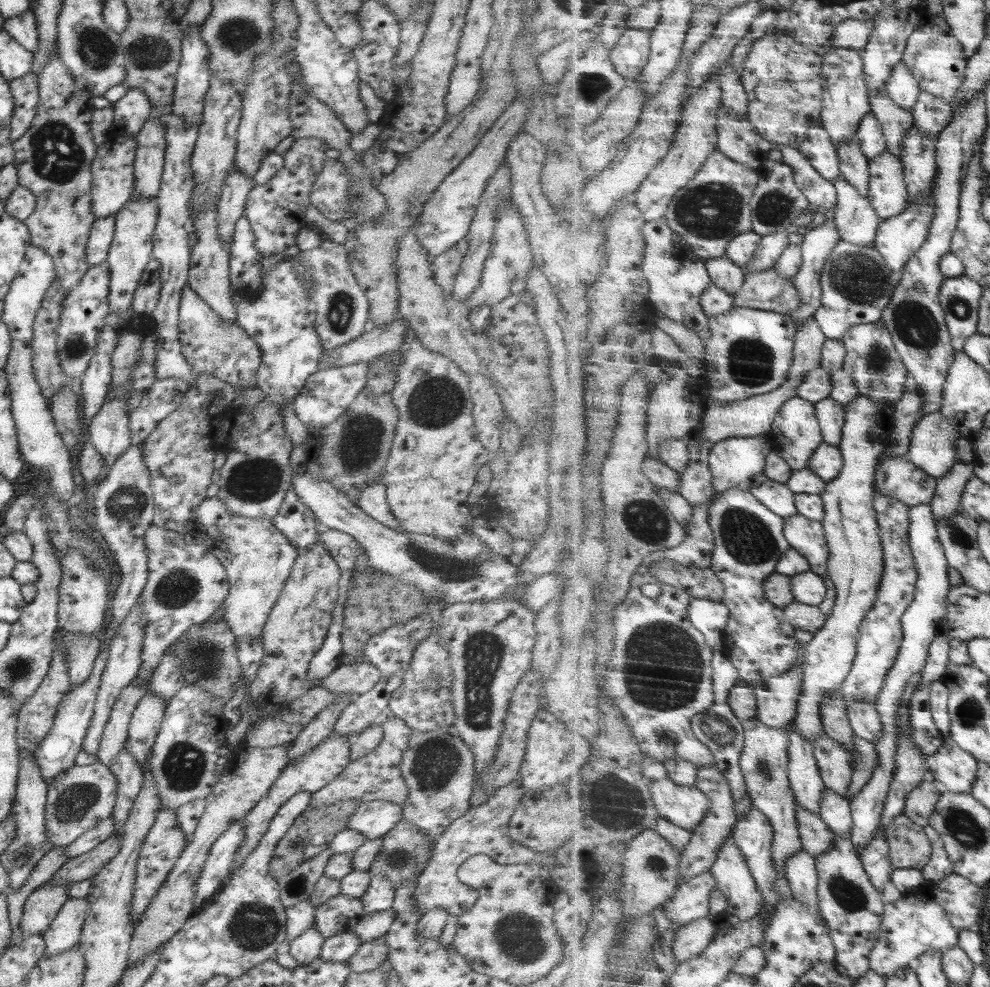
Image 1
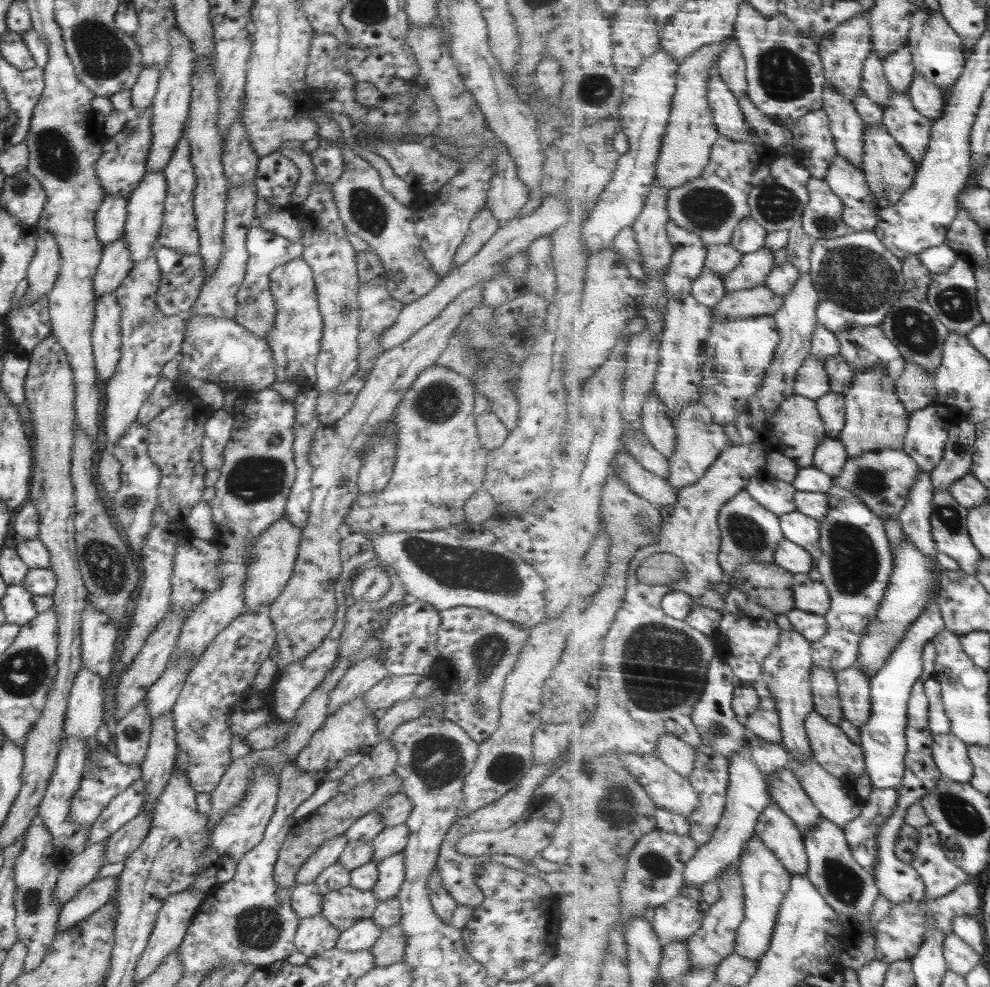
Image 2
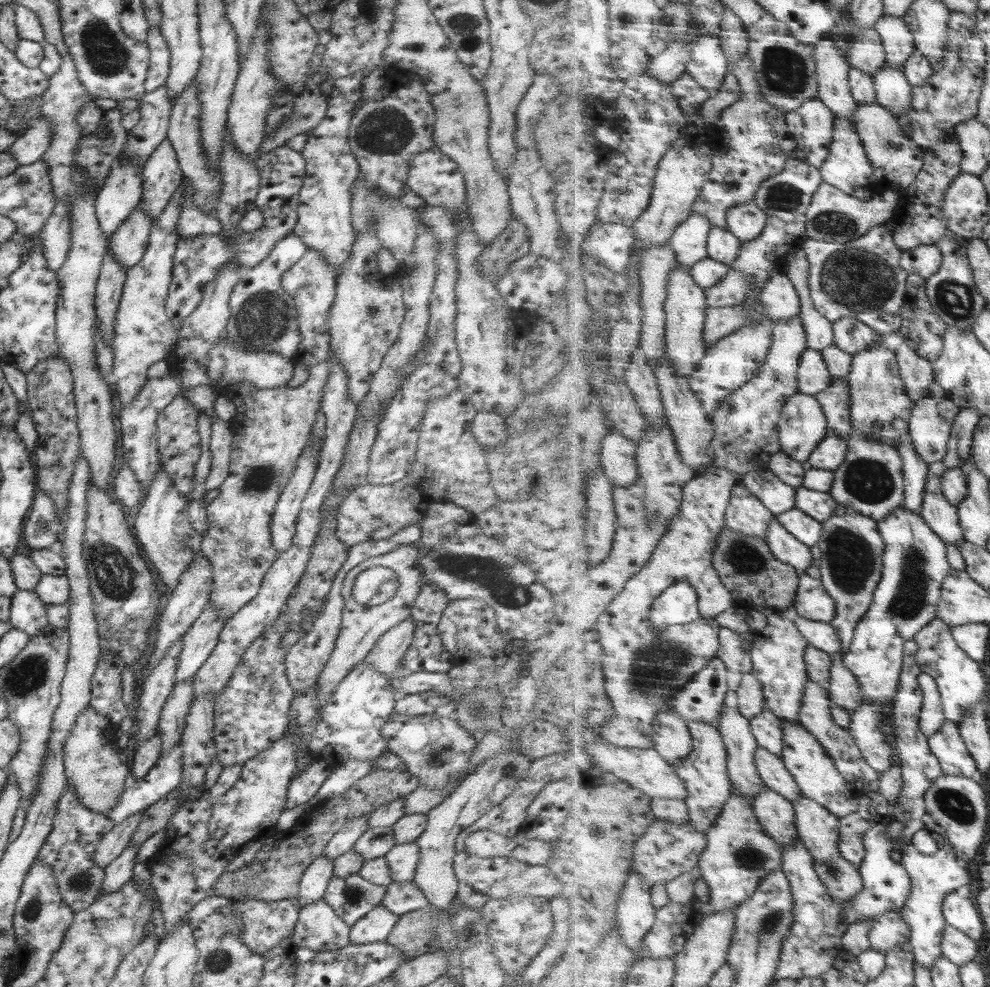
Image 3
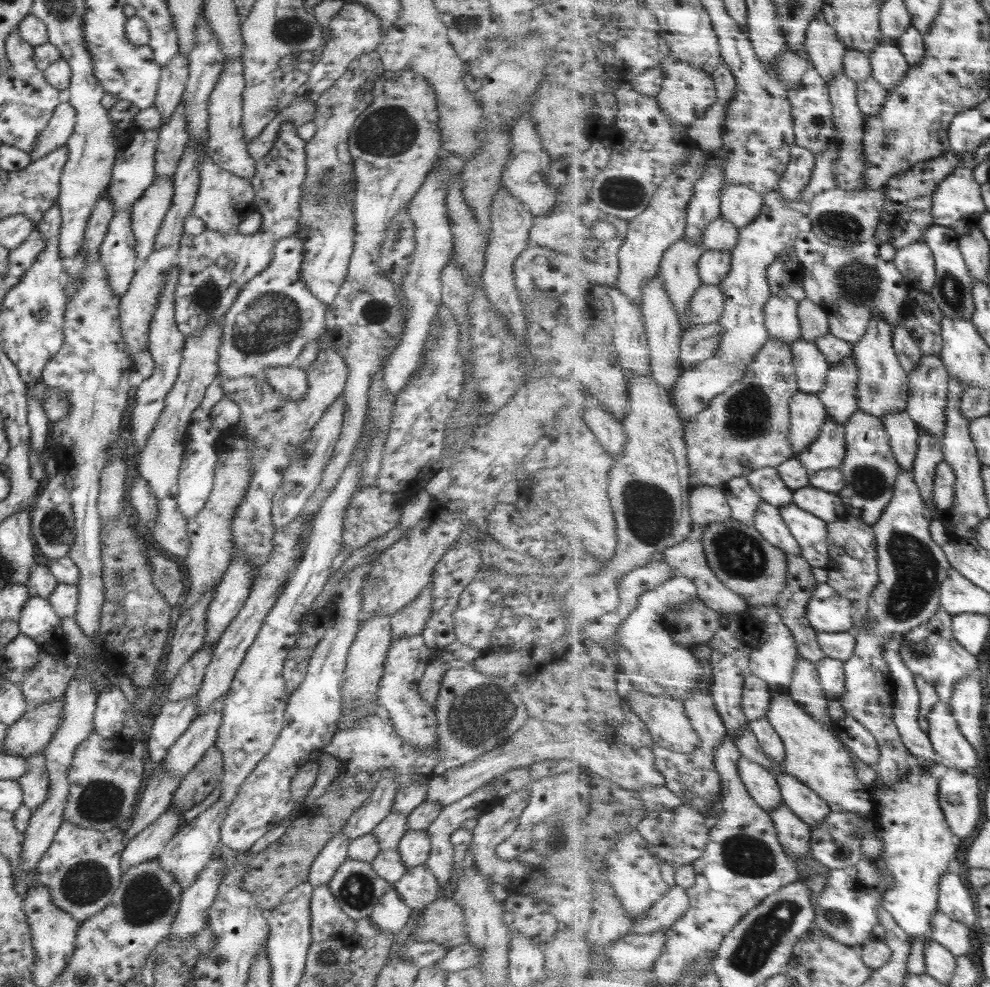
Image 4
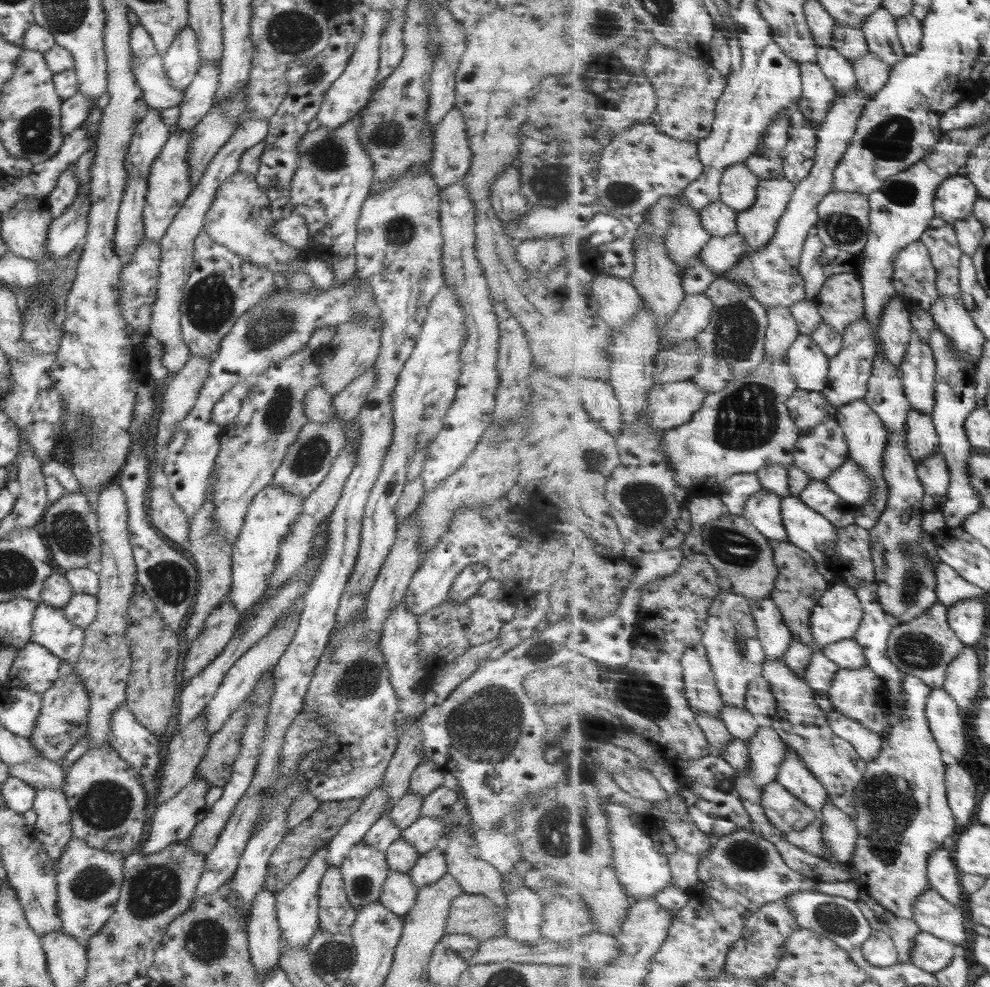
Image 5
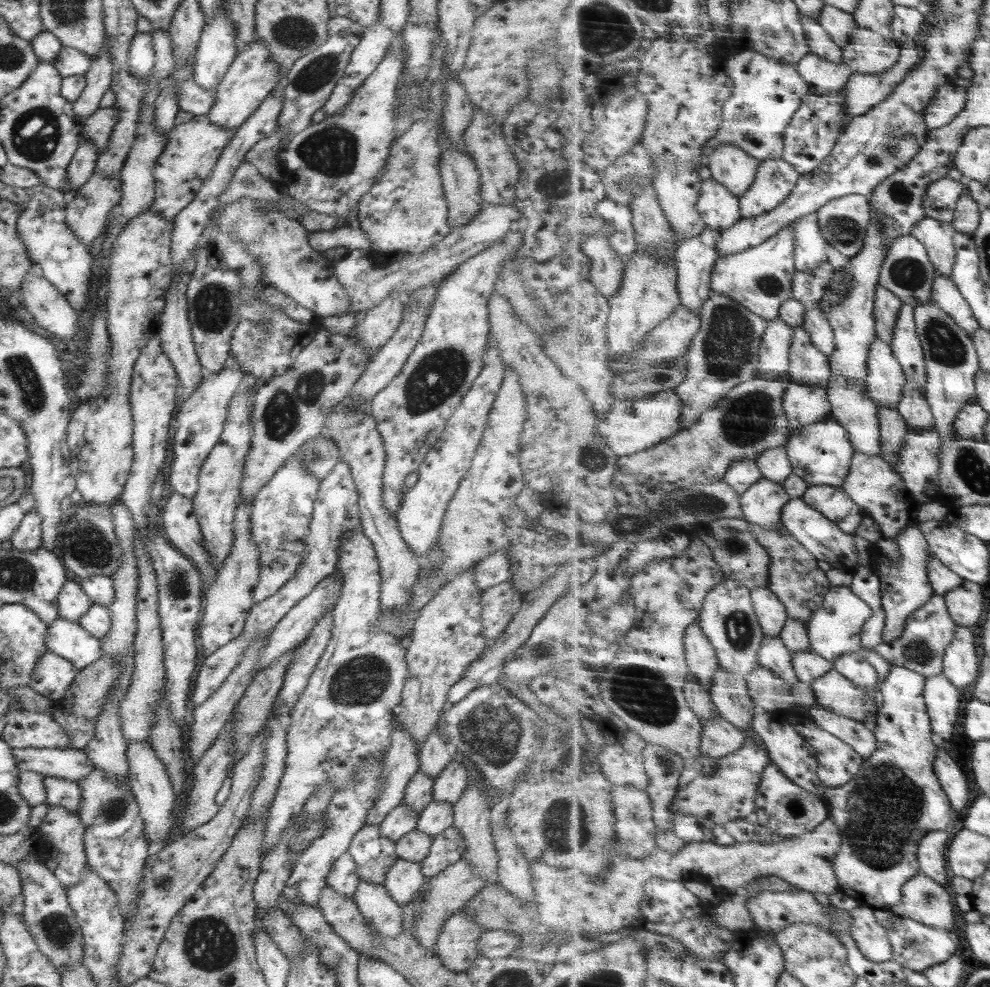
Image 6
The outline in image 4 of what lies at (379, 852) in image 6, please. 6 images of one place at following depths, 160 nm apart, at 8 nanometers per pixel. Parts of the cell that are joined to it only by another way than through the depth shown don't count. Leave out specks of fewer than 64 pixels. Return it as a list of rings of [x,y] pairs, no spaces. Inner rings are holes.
[[[346,859],[327,885],[338,906],[357,921],[369,916],[390,883],[376,874],[370,862]]]

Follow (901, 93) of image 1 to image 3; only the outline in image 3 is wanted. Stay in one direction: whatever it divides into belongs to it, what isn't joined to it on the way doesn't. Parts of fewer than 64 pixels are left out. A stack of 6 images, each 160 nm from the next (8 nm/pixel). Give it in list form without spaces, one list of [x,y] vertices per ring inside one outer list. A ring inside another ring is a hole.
[[[885,14],[875,28],[883,36],[888,52],[887,64],[905,69],[917,48],[915,35],[905,18]]]

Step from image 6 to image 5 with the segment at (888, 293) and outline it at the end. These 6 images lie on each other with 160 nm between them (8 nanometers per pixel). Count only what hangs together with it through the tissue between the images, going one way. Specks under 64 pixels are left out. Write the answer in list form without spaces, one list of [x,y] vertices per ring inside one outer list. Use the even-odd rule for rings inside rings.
[[[898,294],[885,310],[879,334],[883,340],[887,358],[900,367],[907,358],[913,337],[913,309]]]

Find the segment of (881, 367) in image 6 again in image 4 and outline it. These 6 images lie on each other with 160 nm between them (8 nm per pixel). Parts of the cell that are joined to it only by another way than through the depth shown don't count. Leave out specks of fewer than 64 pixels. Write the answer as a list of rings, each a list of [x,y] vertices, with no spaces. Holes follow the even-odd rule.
[[[897,410],[884,418],[891,445],[900,466],[908,473],[915,473],[914,465],[920,451],[921,430],[919,424],[906,410]]]

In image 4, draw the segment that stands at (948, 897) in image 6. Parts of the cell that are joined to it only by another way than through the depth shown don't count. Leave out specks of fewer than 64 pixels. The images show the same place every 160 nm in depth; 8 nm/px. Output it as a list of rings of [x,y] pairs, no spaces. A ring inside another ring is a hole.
[[[939,910],[933,920],[934,933],[931,939],[948,947],[958,958],[972,951],[972,930],[967,924],[952,920],[952,917]]]

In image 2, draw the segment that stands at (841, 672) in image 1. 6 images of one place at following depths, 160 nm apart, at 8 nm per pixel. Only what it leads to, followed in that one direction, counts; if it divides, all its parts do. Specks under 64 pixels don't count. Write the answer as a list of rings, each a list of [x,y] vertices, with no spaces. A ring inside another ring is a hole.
[[[888,368],[862,370],[855,376],[855,384],[847,393],[847,425],[841,434],[841,441],[847,446],[850,459],[862,457],[866,453],[885,449],[903,450],[911,425],[911,414],[903,399],[899,397],[898,381],[894,381]],[[834,486],[828,493],[831,499],[831,511],[823,522],[821,545],[824,549],[823,557],[817,560],[817,570],[820,571],[823,582],[831,590],[832,608],[825,614],[829,622],[829,631],[820,639],[813,642],[813,657],[815,667],[829,668],[834,672],[842,672],[858,664],[865,630],[871,622],[879,616],[878,611],[888,595],[891,578],[895,574],[895,556],[891,539],[888,535],[886,520],[870,506],[866,506],[860,496],[840,486]]]

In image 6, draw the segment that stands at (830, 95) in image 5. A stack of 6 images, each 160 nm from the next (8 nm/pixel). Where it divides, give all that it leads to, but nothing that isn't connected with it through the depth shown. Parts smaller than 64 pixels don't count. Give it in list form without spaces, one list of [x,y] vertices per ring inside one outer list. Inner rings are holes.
[[[814,52],[801,61],[797,67],[806,82],[809,82],[811,89],[822,96],[843,90],[855,73],[844,62],[832,63],[828,58],[820,57]]]

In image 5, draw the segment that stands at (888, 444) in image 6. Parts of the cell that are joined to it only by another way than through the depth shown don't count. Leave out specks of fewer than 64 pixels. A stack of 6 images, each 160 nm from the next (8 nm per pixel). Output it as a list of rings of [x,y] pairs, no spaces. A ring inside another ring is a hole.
[[[891,433],[891,442],[886,451],[884,461],[884,478],[890,488],[888,509],[882,514],[880,524],[871,531],[872,544],[874,546],[875,565],[877,568],[877,581],[879,582],[878,597],[882,607],[890,614],[895,623],[908,623],[916,620],[926,611],[932,609],[939,600],[939,571],[940,566],[931,559],[929,552],[922,544],[924,537],[924,514],[928,511],[924,507],[924,484],[920,480],[916,460],[912,457],[908,438],[903,434]]]

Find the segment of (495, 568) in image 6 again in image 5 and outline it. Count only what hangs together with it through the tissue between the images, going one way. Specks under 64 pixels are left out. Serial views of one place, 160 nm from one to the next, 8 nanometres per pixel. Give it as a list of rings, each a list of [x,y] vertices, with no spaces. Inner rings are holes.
[[[478,563],[468,565],[453,580],[447,600],[456,603],[456,605],[465,603],[468,598],[478,592],[480,586],[488,579],[490,579],[490,573],[487,567]]]

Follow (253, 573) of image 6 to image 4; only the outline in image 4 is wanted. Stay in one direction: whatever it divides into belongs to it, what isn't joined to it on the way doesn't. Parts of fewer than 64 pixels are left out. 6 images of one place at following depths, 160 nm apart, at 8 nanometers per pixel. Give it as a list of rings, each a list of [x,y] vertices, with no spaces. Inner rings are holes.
[[[216,644],[201,646],[190,660],[180,668],[176,678],[171,682],[168,700],[176,702],[184,700],[199,692],[207,664],[212,660],[212,651]]]

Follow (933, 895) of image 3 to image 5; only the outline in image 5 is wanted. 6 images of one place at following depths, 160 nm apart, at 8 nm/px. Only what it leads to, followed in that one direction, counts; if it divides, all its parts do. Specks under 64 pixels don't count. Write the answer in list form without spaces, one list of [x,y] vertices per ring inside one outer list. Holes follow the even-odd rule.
[[[906,675],[904,690],[903,698],[892,694],[893,708],[887,715],[891,734],[886,736],[886,744],[877,760],[867,763],[867,773],[857,788],[858,808],[853,817],[859,828],[859,839],[850,864],[854,871],[852,881],[860,887],[860,892],[873,894],[889,911],[902,918],[915,919],[915,904],[931,886],[929,858],[943,848],[946,838],[959,828],[949,799],[948,762],[927,715],[934,687],[921,678]]]

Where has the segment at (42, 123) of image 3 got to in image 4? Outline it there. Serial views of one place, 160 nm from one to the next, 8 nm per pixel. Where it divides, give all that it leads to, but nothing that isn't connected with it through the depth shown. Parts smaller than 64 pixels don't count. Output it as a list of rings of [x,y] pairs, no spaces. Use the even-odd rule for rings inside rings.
[[[69,102],[56,106],[47,127],[37,136],[31,152],[31,160],[46,156],[49,152],[67,144],[76,126],[76,109]]]

